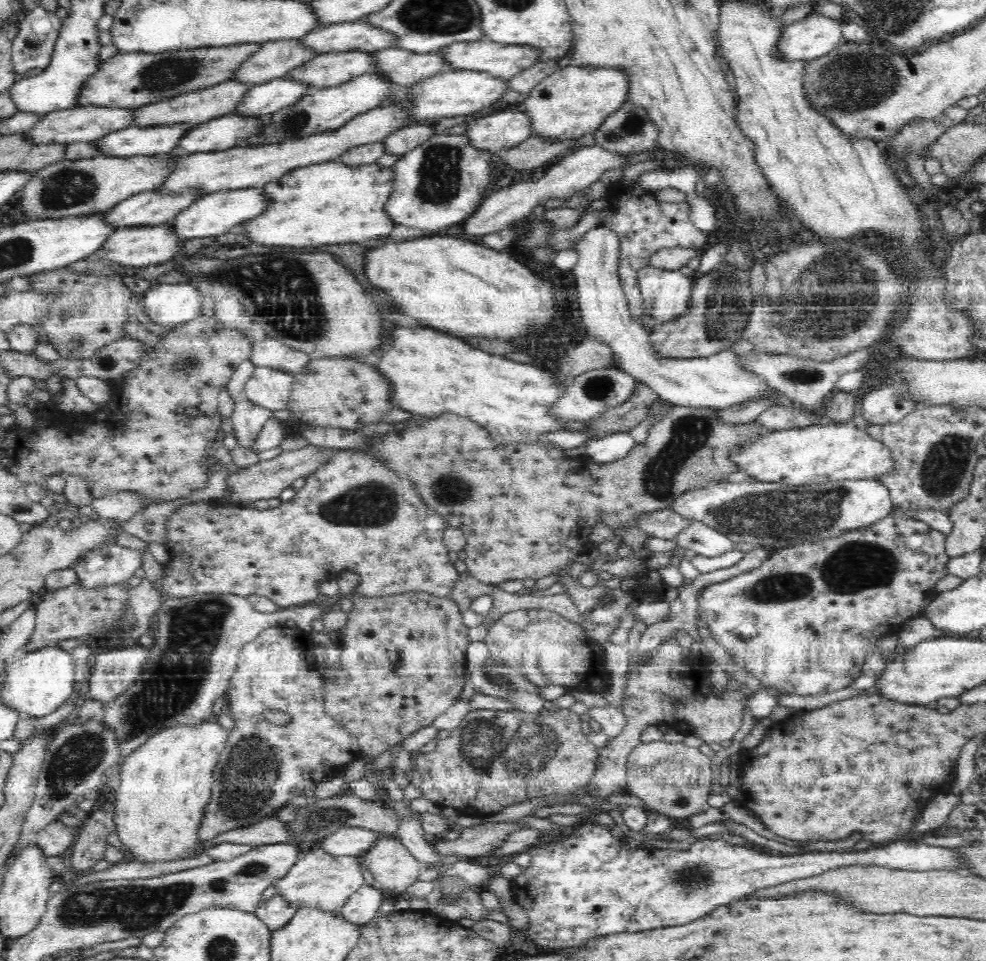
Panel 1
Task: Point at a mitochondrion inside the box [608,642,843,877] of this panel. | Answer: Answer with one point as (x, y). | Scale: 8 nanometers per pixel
(682, 801)

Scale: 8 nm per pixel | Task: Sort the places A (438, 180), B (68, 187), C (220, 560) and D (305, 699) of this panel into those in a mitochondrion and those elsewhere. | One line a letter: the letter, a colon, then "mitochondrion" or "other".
A: mitochondrion
B: mitochondrion
C: other
D: other

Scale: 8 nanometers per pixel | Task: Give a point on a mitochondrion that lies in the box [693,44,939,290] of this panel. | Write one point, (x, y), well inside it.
(858, 81)

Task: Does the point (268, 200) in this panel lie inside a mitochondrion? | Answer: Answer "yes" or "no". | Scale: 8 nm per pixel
no

